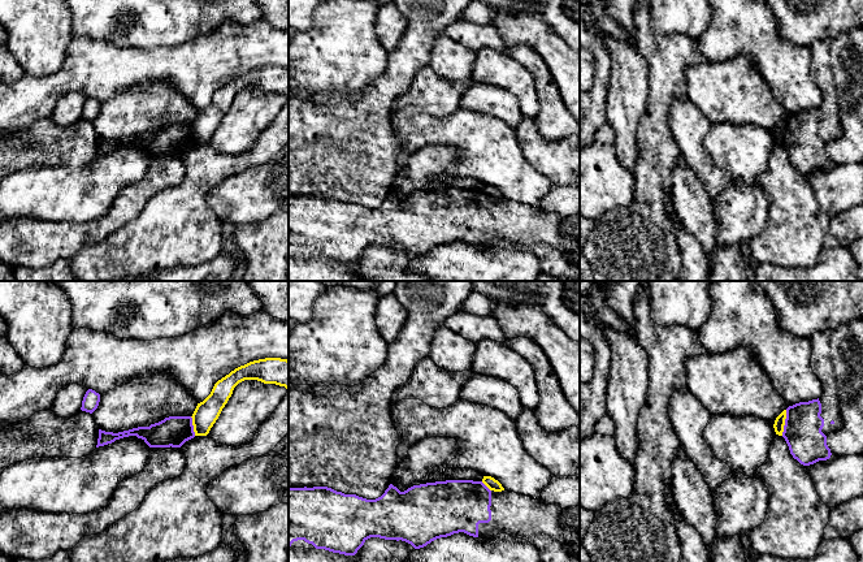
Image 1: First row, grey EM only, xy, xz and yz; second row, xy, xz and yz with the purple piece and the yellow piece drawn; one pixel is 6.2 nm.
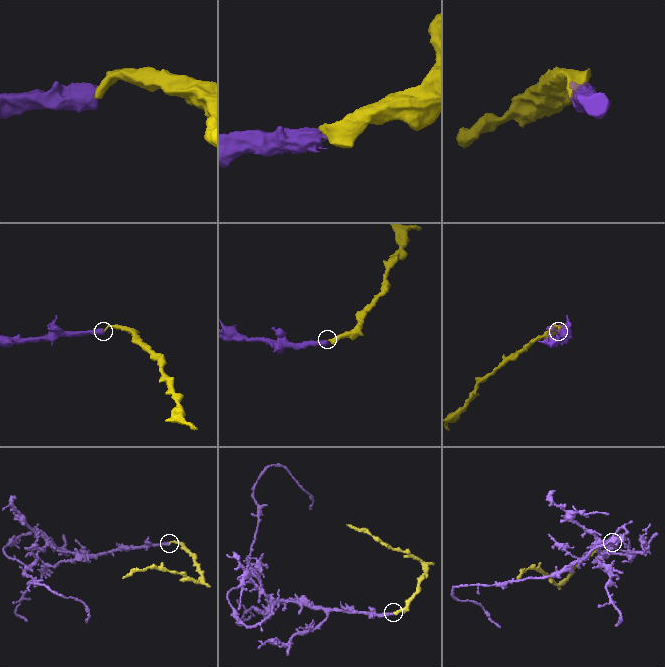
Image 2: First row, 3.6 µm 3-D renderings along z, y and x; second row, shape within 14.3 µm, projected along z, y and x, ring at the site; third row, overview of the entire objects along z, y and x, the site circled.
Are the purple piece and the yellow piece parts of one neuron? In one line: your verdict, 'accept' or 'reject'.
reject

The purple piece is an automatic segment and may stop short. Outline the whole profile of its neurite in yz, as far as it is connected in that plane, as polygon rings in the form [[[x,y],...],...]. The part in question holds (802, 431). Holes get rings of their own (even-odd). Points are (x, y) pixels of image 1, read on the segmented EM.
[[[863,320],[816,332],[808,340],[812,349],[811,367],[821,382],[823,393],[818,399],[789,406],[782,432],[790,454],[803,466],[831,458],[827,435],[842,424],[841,405],[853,401],[863,389]]]

